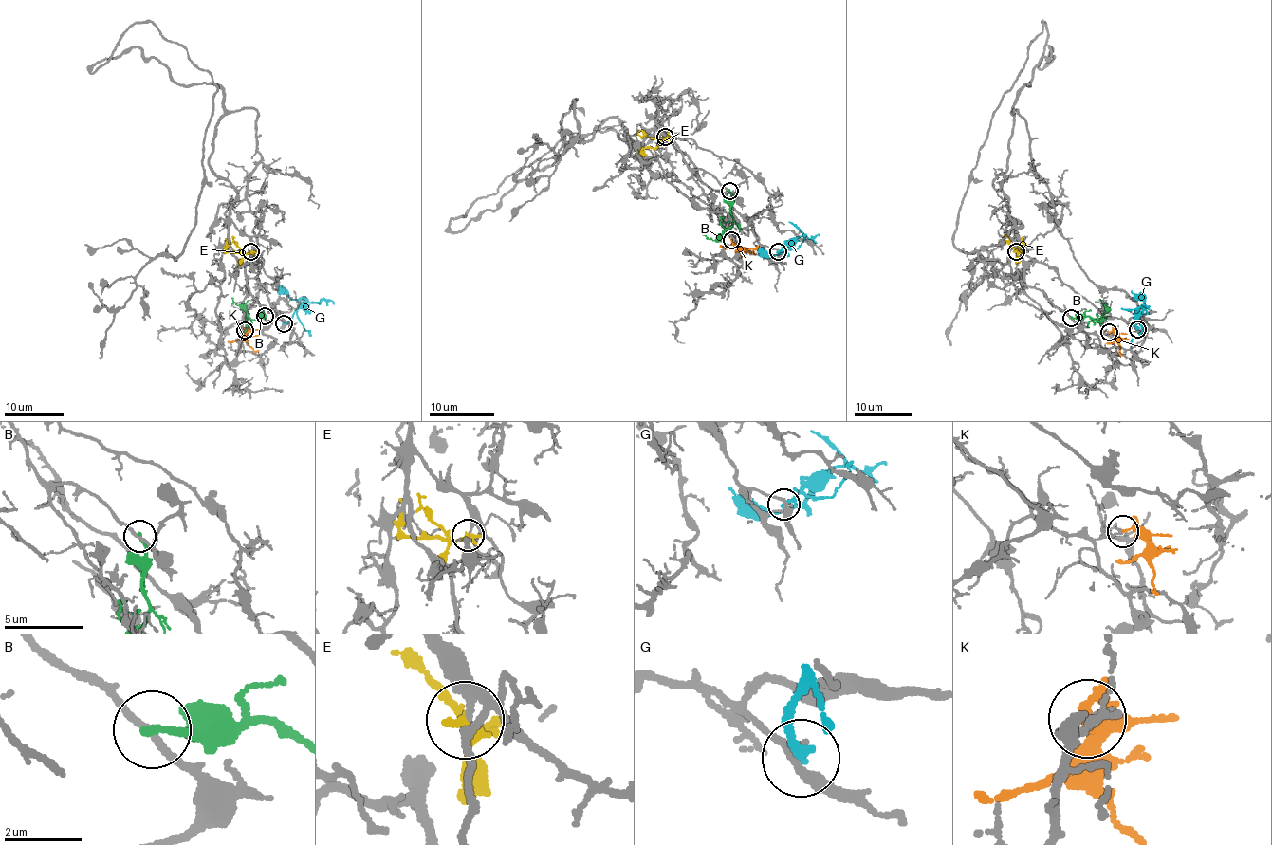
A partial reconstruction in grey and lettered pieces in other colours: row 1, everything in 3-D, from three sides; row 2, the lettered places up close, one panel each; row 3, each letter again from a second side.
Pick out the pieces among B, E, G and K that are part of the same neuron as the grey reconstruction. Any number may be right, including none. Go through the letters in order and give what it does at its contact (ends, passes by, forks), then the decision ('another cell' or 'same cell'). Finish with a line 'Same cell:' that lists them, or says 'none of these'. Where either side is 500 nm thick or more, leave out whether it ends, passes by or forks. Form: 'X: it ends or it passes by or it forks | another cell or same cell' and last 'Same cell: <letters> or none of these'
B: it ends | another cell
E: it ends | another cell
G: it ends | another cell
K: it ends | another cell
Same cell: none of these

